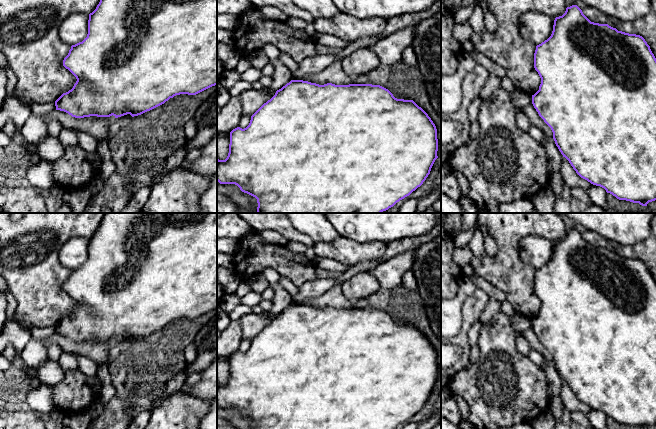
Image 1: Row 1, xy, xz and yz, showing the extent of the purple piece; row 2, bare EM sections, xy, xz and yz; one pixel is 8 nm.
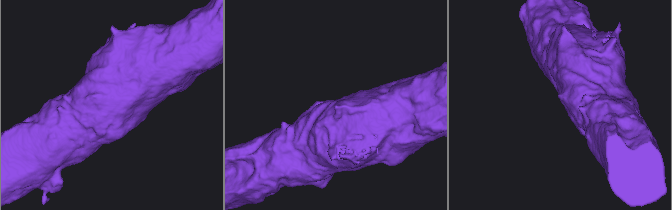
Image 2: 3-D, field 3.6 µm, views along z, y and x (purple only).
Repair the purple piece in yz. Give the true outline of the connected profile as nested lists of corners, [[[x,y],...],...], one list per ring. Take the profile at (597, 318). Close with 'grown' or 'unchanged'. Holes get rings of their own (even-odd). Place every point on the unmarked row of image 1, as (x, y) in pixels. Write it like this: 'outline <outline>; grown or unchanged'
outline [[[577,229],[554,244],[551,260],[536,270],[534,292],[541,302],[532,328],[551,352],[559,375],[576,397],[619,424],[647,429],[656,424],[656,282],[645,263],[591,246]]]; unchanged

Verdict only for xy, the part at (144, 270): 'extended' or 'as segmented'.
as segmented

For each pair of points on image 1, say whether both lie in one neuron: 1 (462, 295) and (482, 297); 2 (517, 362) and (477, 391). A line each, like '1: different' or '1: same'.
1: different
2: same

